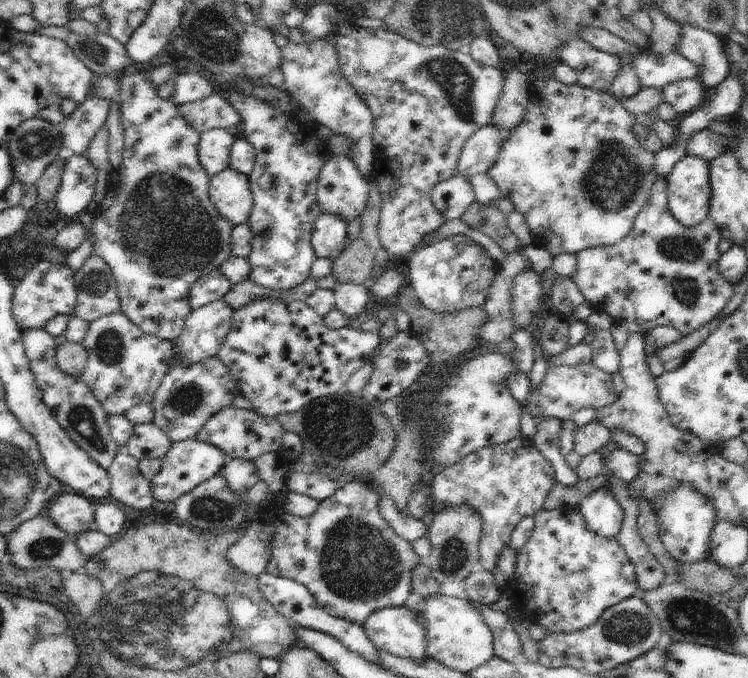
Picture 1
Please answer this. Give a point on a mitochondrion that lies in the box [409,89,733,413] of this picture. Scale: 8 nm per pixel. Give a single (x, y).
(614, 175)

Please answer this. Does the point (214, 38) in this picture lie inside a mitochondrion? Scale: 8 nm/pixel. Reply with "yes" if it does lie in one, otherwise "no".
yes

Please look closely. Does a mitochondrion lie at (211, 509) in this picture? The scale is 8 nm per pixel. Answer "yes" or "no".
yes

